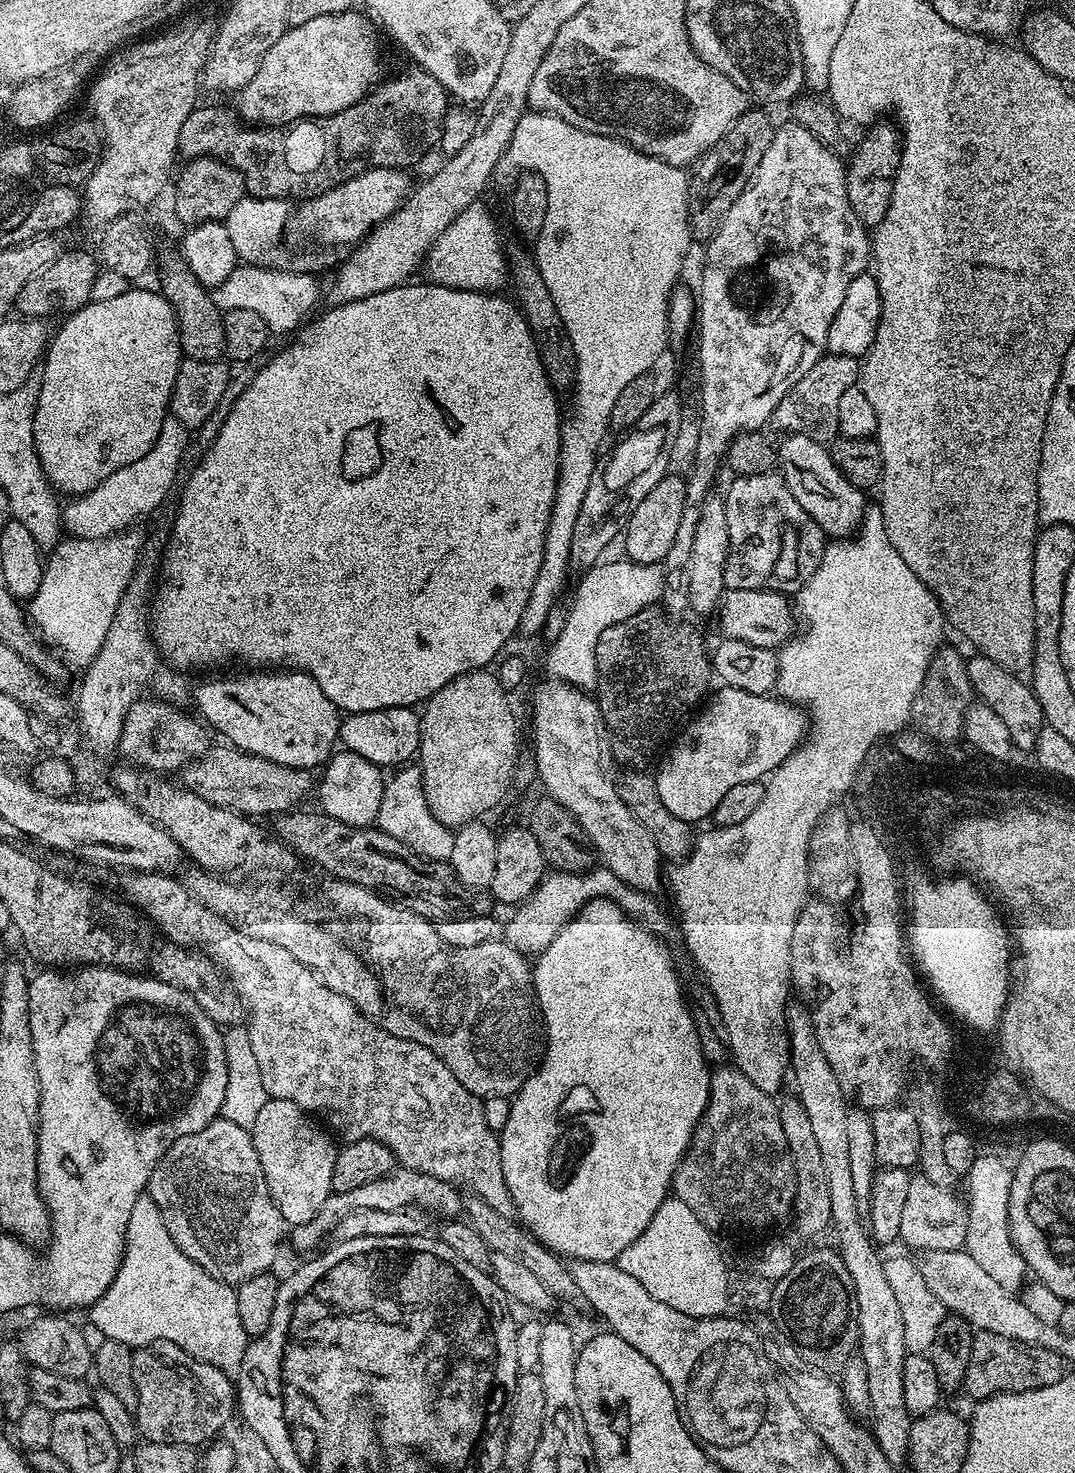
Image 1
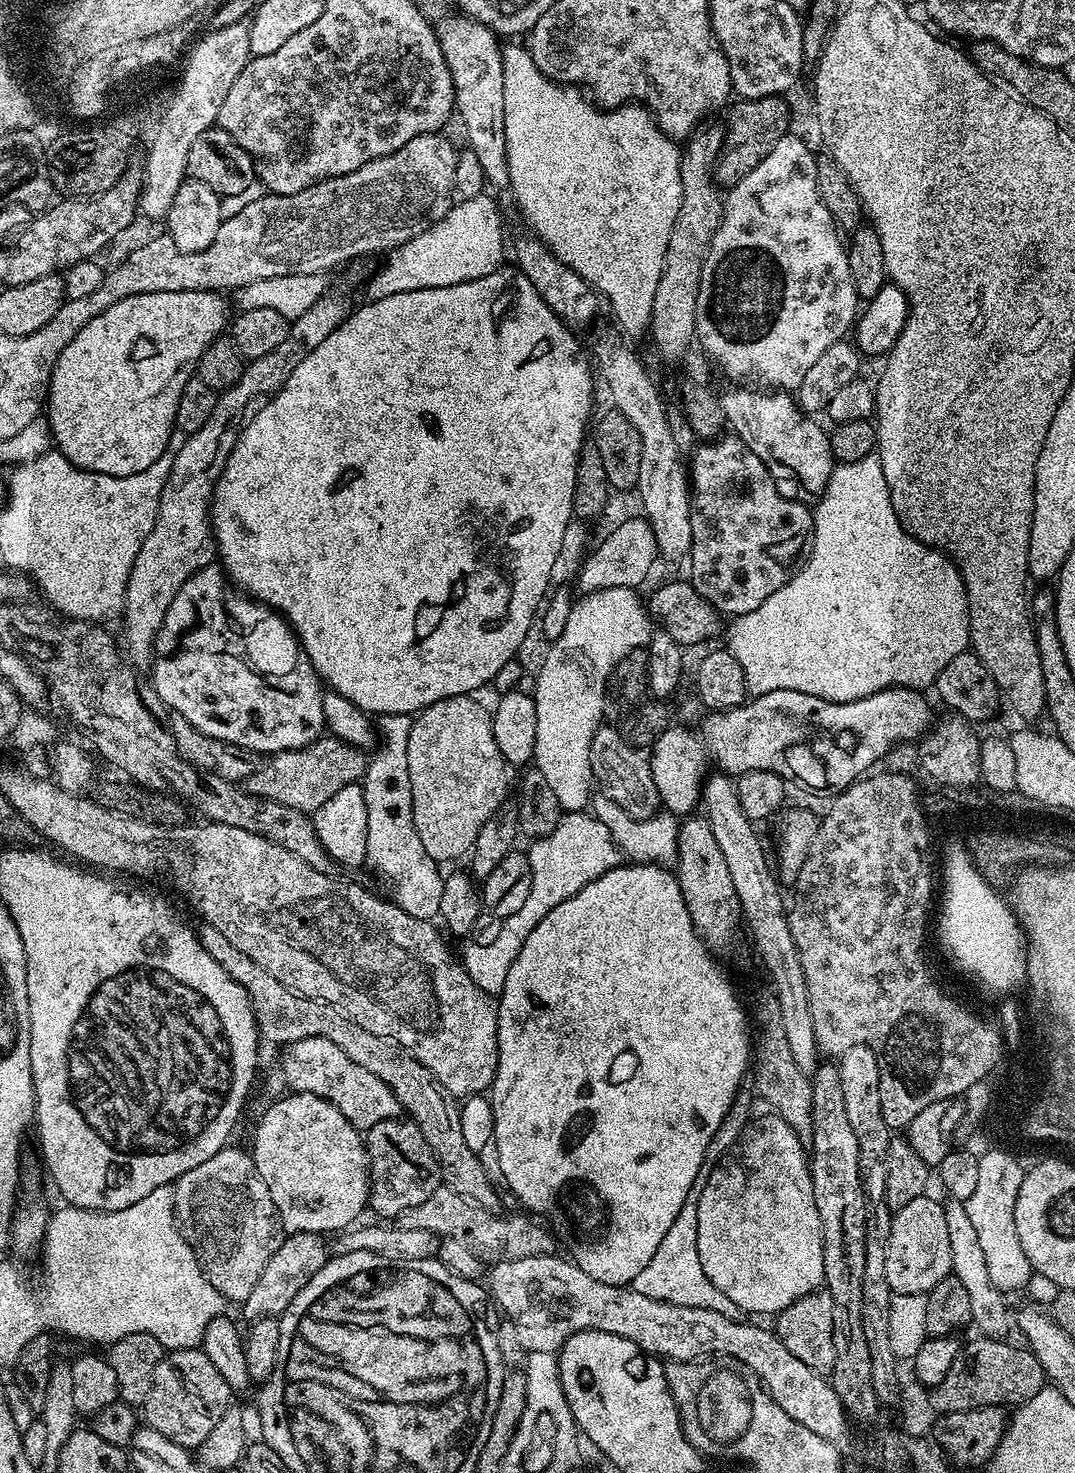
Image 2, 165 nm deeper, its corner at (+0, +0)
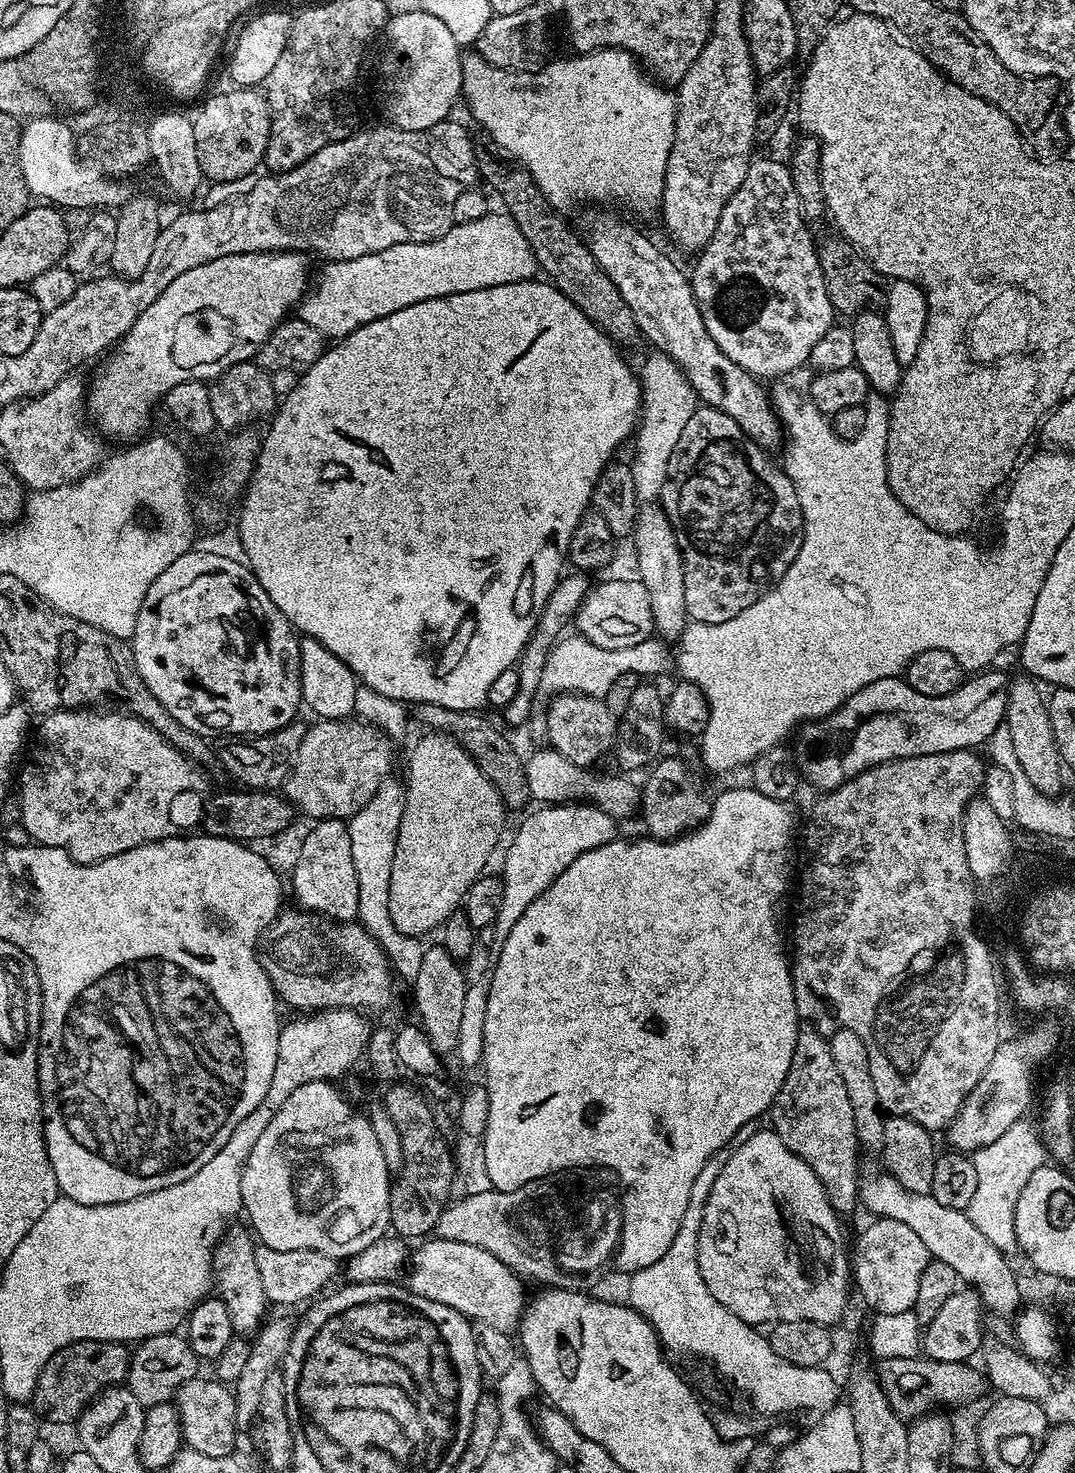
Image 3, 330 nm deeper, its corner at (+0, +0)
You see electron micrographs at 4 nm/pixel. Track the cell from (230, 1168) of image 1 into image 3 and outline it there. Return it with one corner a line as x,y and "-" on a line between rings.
247,1227
230,1228
221,1235
212,1250
214,1292
230,1314
233,1333
252,1334
265,1321
264,1308
269,1307
269,1302
262,1290
262,1274
258,1274
257,1245
254,1243
253,1233

